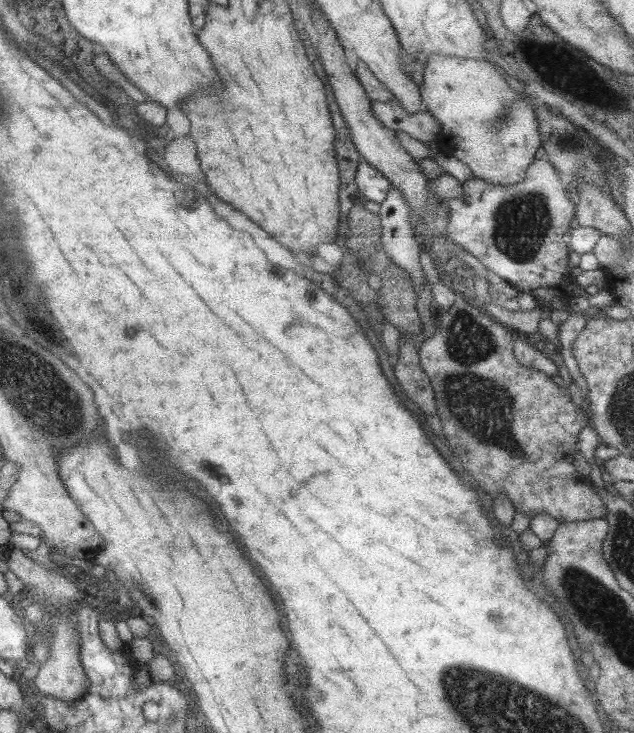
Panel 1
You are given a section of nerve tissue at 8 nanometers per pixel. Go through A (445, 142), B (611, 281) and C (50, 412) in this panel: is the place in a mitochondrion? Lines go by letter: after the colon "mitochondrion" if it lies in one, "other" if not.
A: other
B: other
C: mitochondrion

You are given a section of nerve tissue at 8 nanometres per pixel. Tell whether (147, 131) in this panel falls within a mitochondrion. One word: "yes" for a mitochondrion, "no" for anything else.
no

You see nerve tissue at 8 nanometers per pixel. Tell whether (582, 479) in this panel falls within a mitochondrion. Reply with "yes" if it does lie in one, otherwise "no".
no

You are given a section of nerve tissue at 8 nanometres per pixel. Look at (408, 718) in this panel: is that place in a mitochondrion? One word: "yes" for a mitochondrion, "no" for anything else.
no

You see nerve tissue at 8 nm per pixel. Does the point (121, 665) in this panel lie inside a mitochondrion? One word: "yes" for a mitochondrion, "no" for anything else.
no

